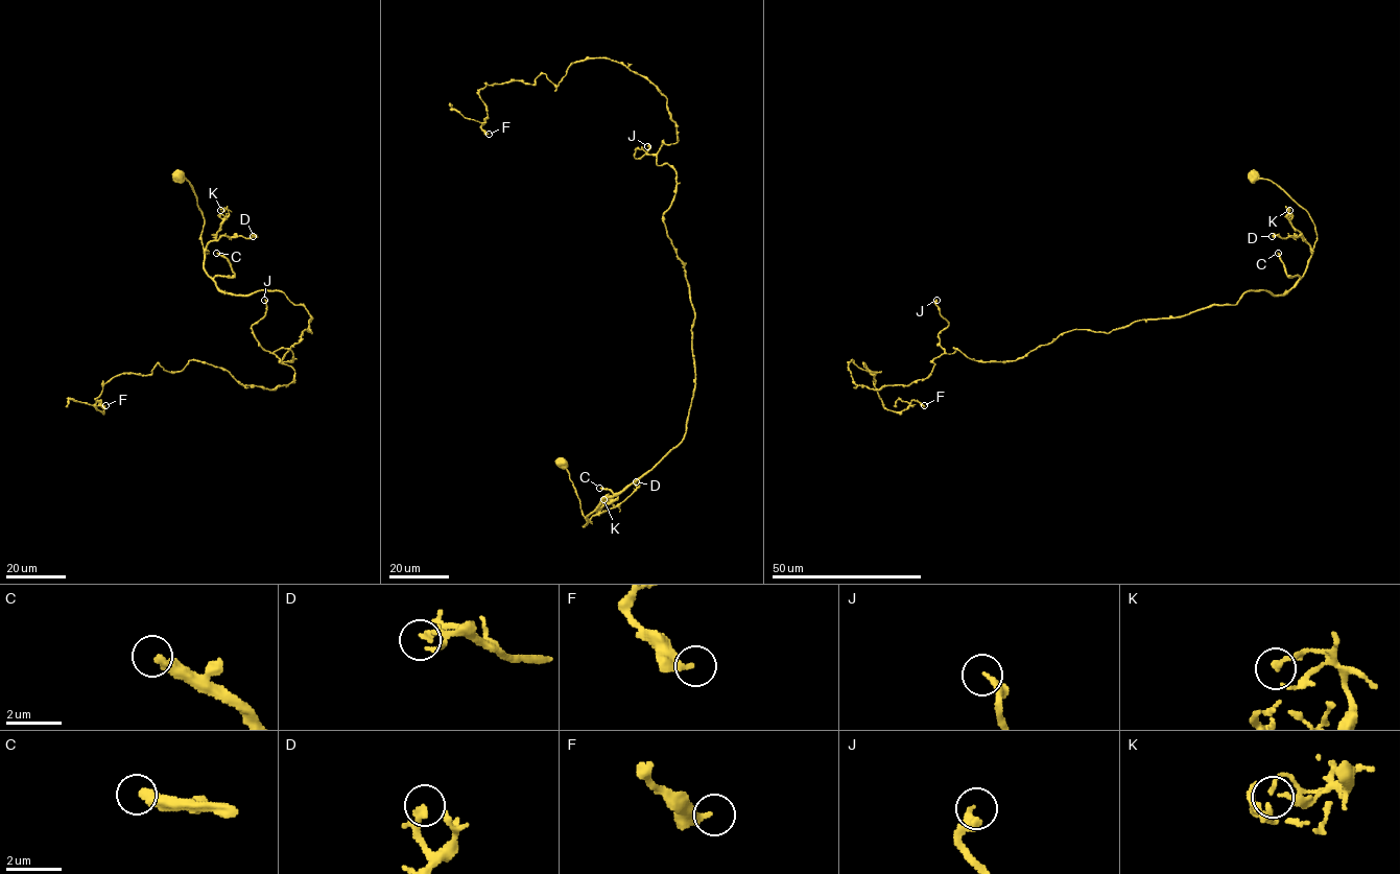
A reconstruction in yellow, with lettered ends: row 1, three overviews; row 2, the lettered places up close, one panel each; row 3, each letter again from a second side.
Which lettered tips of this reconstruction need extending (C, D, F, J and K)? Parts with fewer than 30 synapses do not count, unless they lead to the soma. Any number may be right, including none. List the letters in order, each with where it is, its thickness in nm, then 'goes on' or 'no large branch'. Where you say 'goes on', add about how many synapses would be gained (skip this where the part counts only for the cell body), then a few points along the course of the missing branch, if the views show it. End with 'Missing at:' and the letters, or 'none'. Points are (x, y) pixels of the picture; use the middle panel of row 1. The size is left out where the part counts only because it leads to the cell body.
C: at (599, 488); 320 nm thick; goes on; about 60 synapses; missing branch runs (599, 488), (599, 477), (604, 472), (608, 475), (603, 478)
D: at (636, 481); 170 nm thick; no large branch
F: at (489, 134); 280 nm thick; no large branch
J: at (647, 146); 260 nm thick; goes on; about 130 synapses; missing branch runs (647, 146), (618, 164), (633, 170), (636, 183), (606, 195), (616, 201), (608, 209), (610, 220), (573, 196)
K: at (603, 499); 180 nm thick; no large branch
Missing at: C, J

